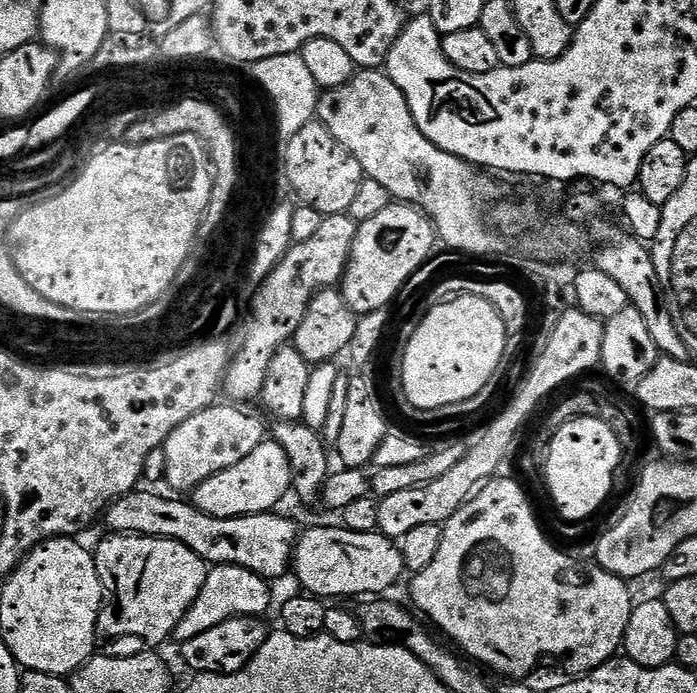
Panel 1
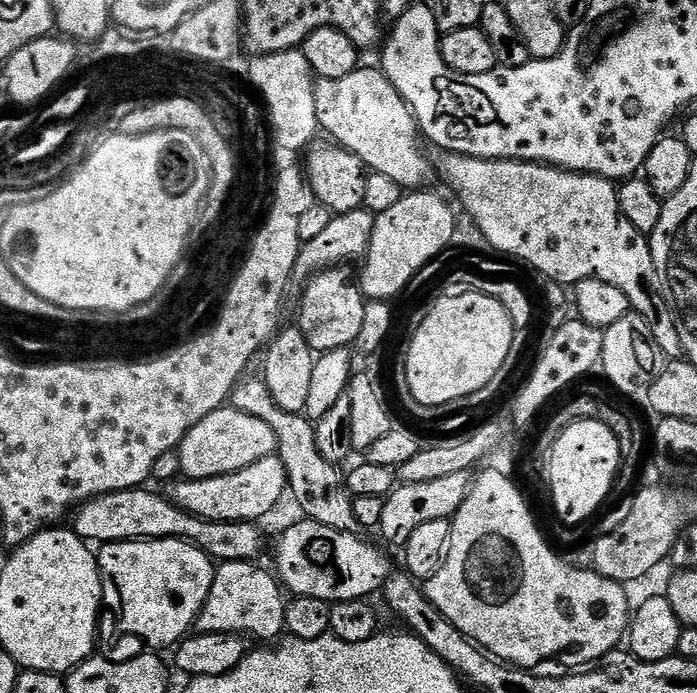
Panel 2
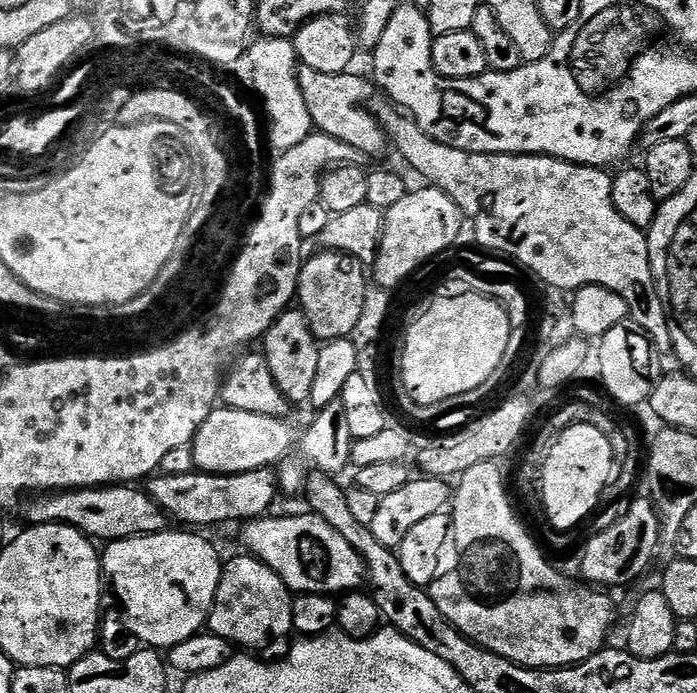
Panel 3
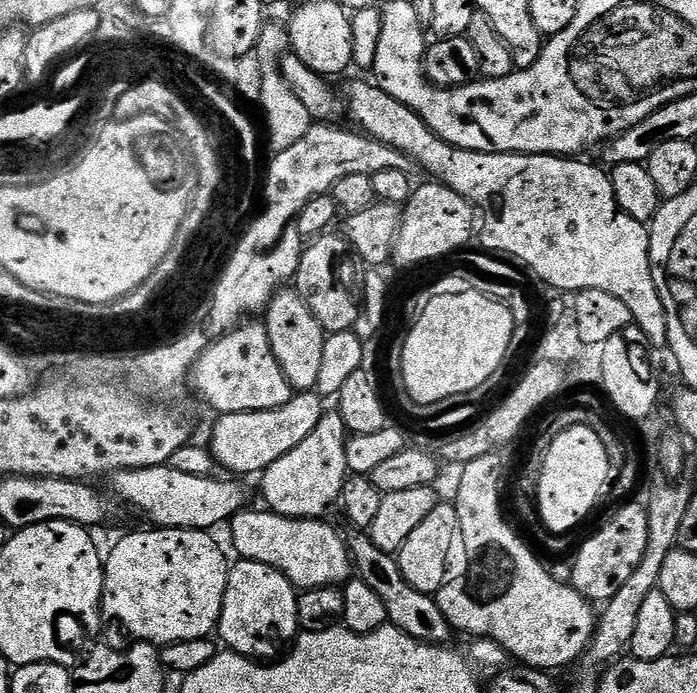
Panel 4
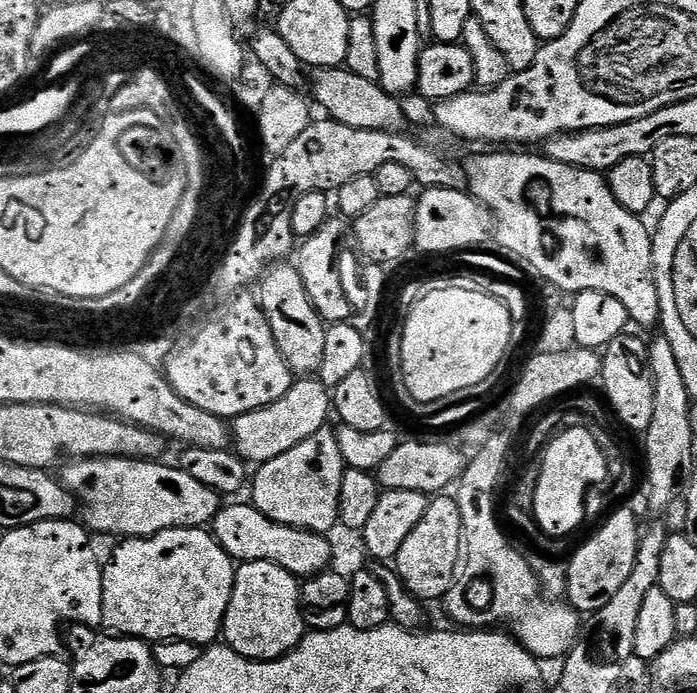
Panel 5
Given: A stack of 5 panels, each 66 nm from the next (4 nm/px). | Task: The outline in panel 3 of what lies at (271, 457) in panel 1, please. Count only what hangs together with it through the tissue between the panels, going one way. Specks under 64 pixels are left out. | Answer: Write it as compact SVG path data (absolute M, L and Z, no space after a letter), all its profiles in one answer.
M259 468L253 472L230 474L229 476L214 476L210 472L201 472L199 470L191 471L180 472L177 476L160 476L161 474L156 474L146 484L146 491L151 496L152 501L173 521L181 520L184 523L181 525L200 526L196 524L224 524L227 520L240 520L239 522L255 520L263 517L271 509L268 507L276 500L278 476L272 468Z

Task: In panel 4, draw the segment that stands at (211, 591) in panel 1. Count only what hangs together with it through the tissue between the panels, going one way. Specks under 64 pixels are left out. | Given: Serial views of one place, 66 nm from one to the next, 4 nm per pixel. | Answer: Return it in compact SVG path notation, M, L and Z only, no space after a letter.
M237 559L228 570L226 598L222 598L222 614L218 625L219 643L229 652L260 662L275 657L275 652L283 644L291 645L301 631L297 595L296 585L274 570L274 566Z

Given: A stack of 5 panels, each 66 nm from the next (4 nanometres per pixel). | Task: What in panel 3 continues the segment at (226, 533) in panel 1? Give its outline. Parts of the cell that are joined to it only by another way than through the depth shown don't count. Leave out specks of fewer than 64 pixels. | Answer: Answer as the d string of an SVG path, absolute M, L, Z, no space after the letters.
M114 484L98 488L73 488L70 492L40 494L24 508L24 516L29 525L69 524L93 541L111 542L135 536L149 536L165 531L169 527L169 517L152 501L147 491L140 492L136 486Z

